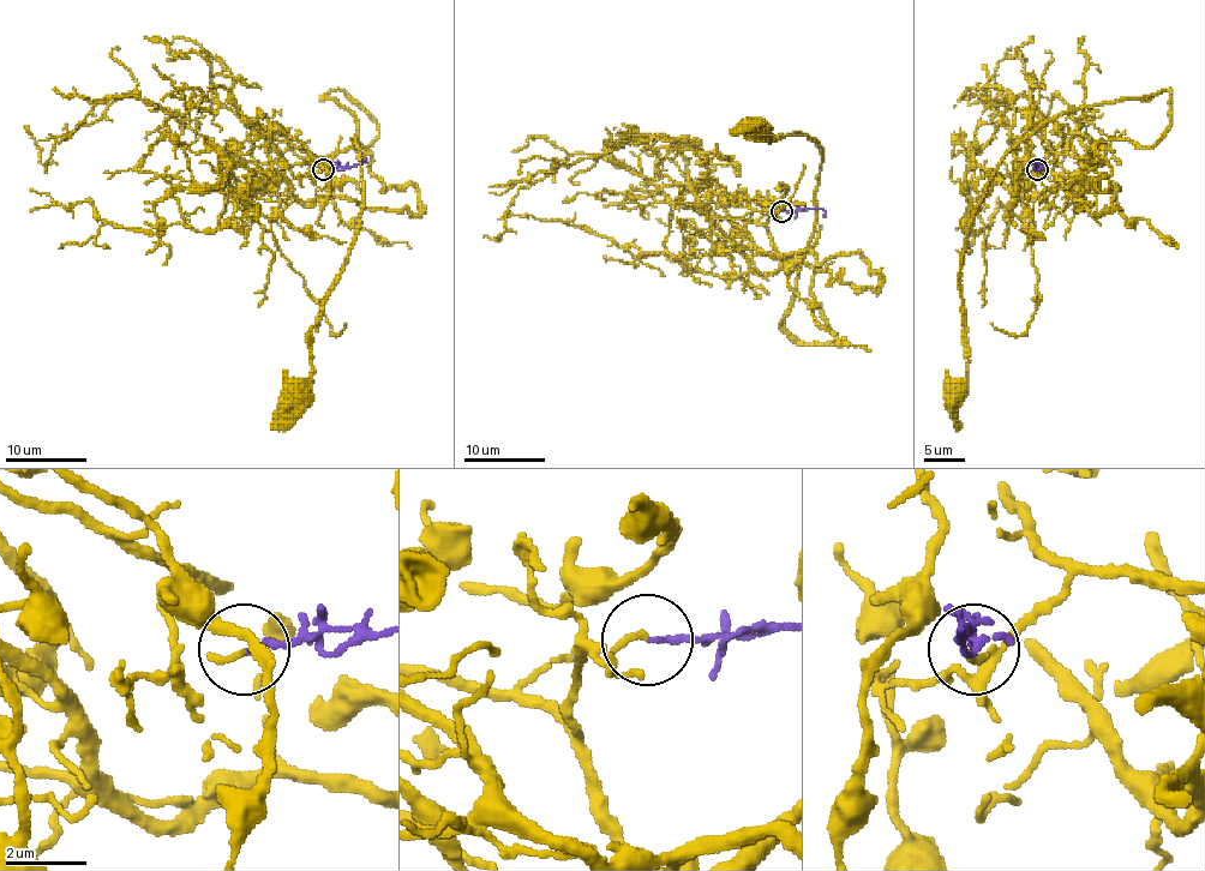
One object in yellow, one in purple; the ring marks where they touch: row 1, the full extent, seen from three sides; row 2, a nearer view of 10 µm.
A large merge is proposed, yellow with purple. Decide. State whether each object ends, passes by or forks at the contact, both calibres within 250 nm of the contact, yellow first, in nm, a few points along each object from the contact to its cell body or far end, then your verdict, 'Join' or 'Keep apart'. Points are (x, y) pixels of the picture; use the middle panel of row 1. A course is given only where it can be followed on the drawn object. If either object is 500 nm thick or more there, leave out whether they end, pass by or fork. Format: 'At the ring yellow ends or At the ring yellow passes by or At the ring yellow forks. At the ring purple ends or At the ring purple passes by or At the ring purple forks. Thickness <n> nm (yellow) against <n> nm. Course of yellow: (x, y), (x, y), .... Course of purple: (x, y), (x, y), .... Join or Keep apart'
At the ring yellow ends. At the ring purple ends. Thickness 150 nm (yellow) against 150 nm. Course of yellow: (783, 210), (768, 216), (771, 245), (813, 270), (835, 343), (785, 326), (821, 149), (803, 133), (730, 131). Course of purple: (783, 210), (819, 209), (826, 216). Join

